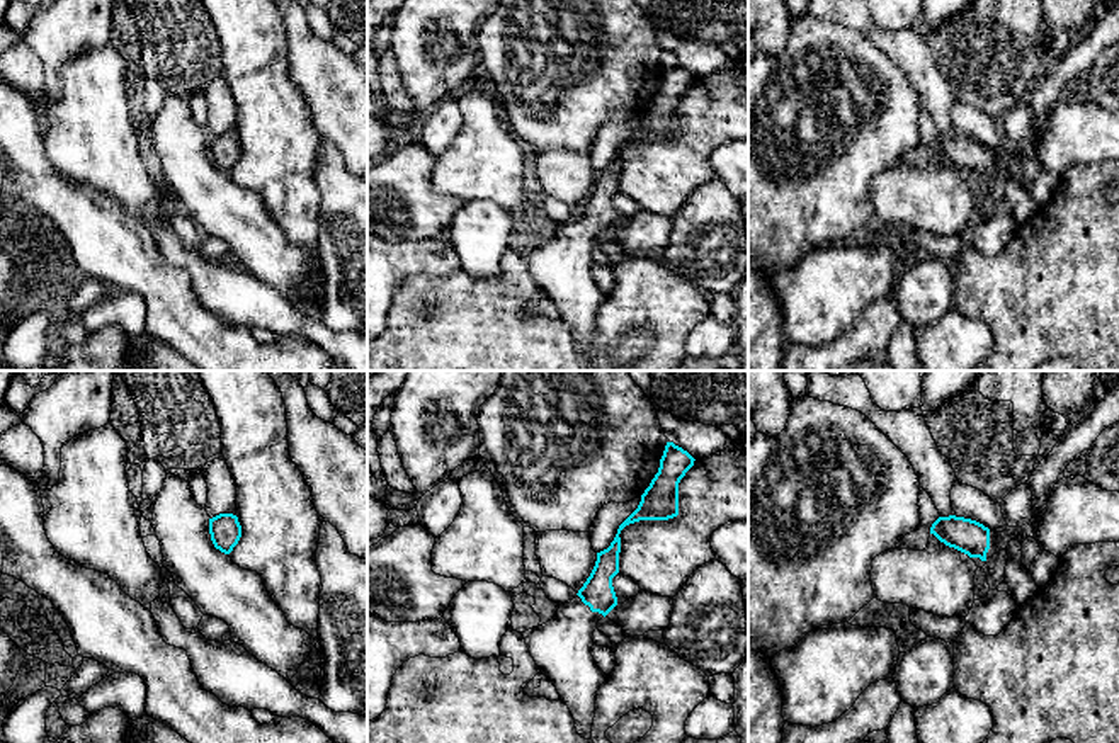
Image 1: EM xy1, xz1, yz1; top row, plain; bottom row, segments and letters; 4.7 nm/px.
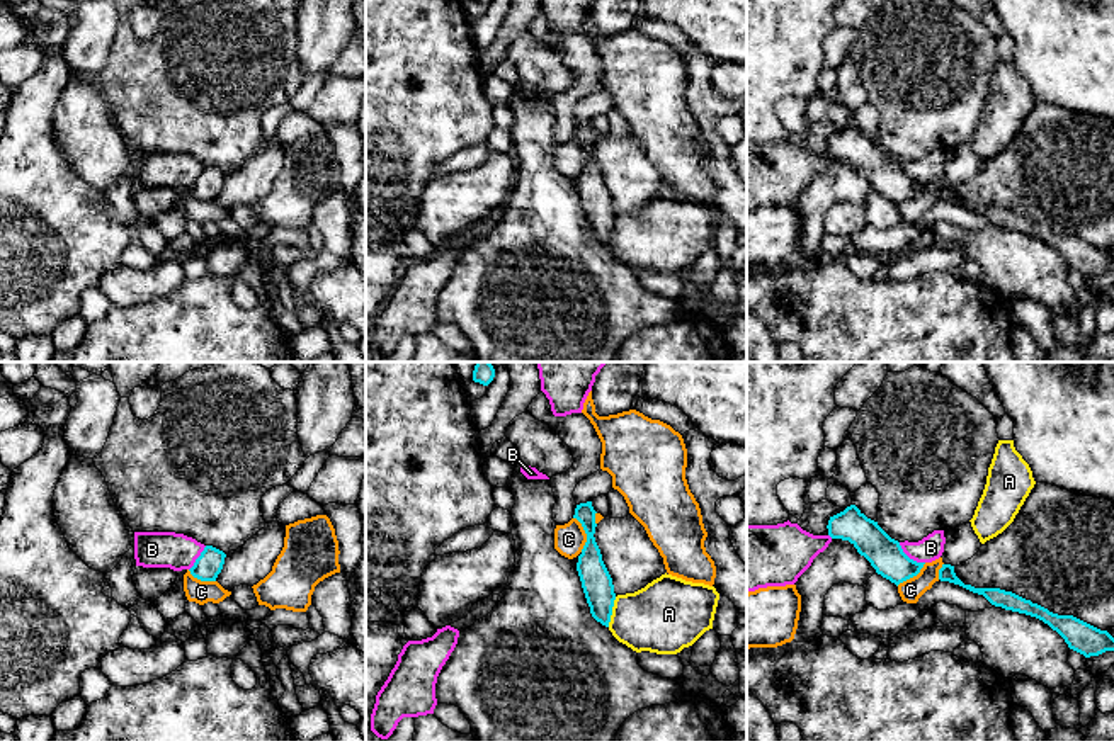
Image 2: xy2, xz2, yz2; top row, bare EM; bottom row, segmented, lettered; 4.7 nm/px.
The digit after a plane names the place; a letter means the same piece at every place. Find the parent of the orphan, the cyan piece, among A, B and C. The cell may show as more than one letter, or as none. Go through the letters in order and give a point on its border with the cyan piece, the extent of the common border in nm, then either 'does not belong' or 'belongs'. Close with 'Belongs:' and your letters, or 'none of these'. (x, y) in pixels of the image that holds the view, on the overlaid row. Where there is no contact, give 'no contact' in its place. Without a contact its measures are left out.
A: xz2 (611, 612) | 150 nm | does not belong
B: yz2 (909, 558) | 160 nm | does not belong
C: xz2 (585, 532) | 170 nm | does not belong
Belongs: none of these

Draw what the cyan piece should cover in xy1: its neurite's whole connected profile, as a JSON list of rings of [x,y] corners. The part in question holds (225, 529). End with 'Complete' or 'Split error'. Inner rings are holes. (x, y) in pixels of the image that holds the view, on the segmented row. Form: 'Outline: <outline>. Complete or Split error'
Outline: [[[219,513],[209,519],[209,534],[216,549],[230,554],[241,537],[241,525],[233,513]]]. Complete

